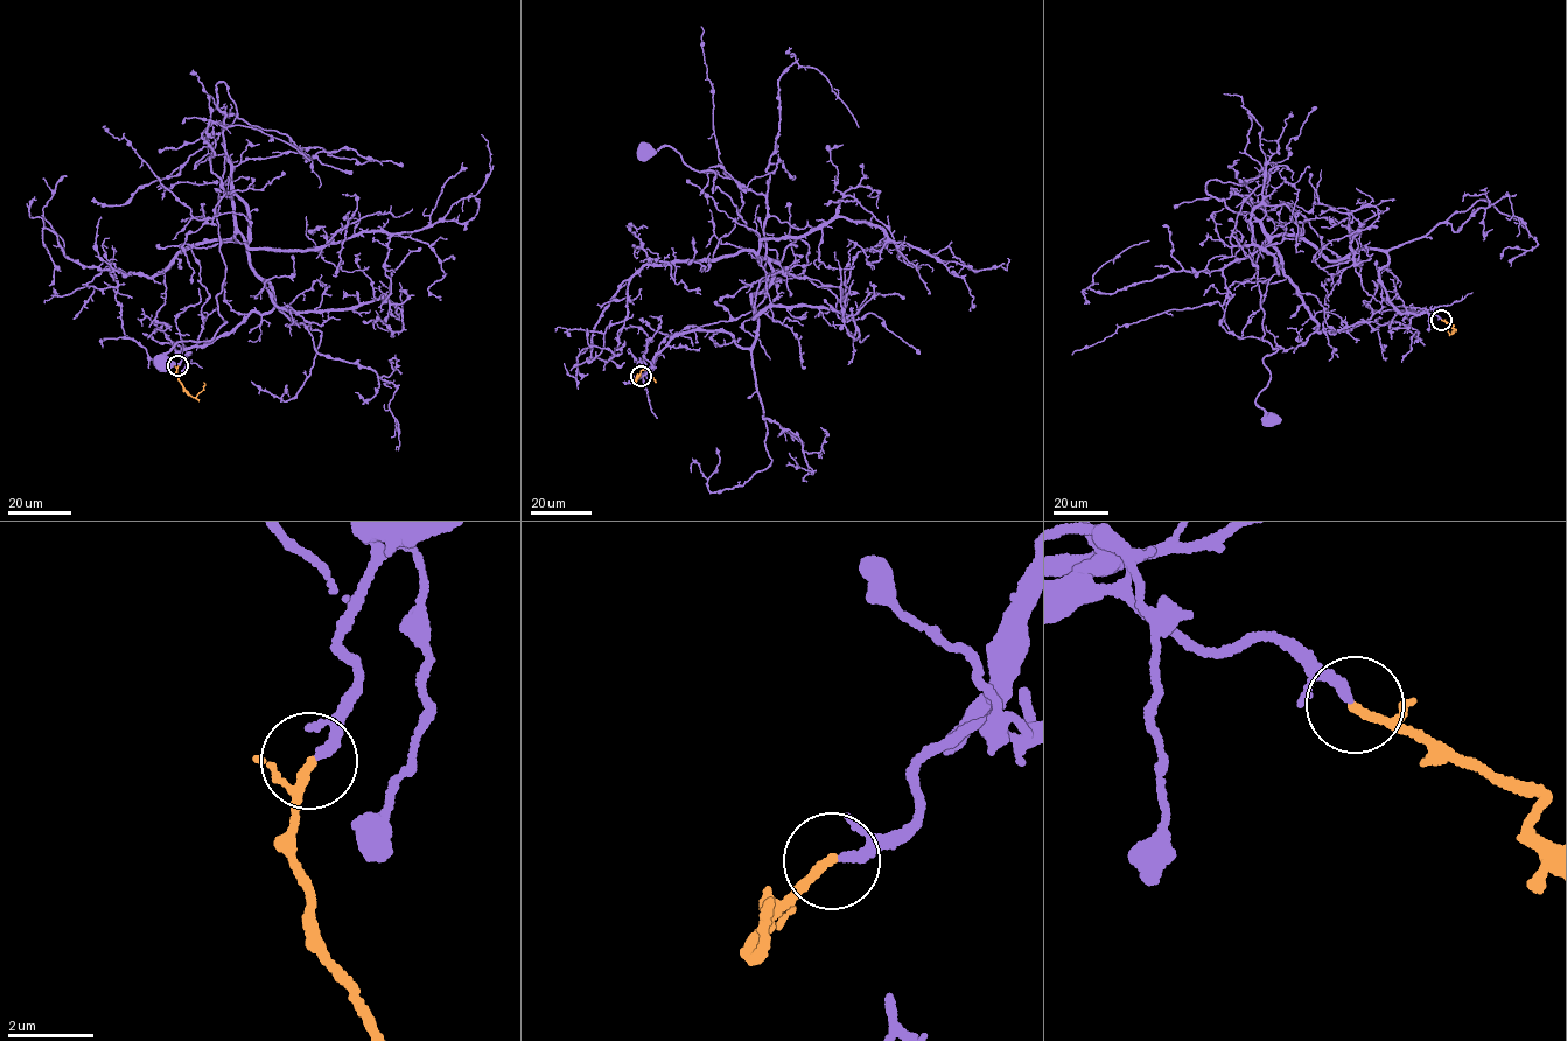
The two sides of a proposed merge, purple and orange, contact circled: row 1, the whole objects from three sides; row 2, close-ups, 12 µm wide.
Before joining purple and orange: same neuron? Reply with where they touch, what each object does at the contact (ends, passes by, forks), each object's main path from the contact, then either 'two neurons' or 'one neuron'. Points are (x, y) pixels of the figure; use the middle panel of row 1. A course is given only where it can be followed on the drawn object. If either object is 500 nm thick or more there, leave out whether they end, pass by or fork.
(641, 376) | purple ends | orange passes by | purple via (641, 376), (695, 330), (750, 347), (751, 295), (777, 262), (711, 189), (713, 170), (669, 146), (643, 154) | orange via (639, 376), (635, 383), (642, 370), (648, 370), (655, 381) | one neuron

